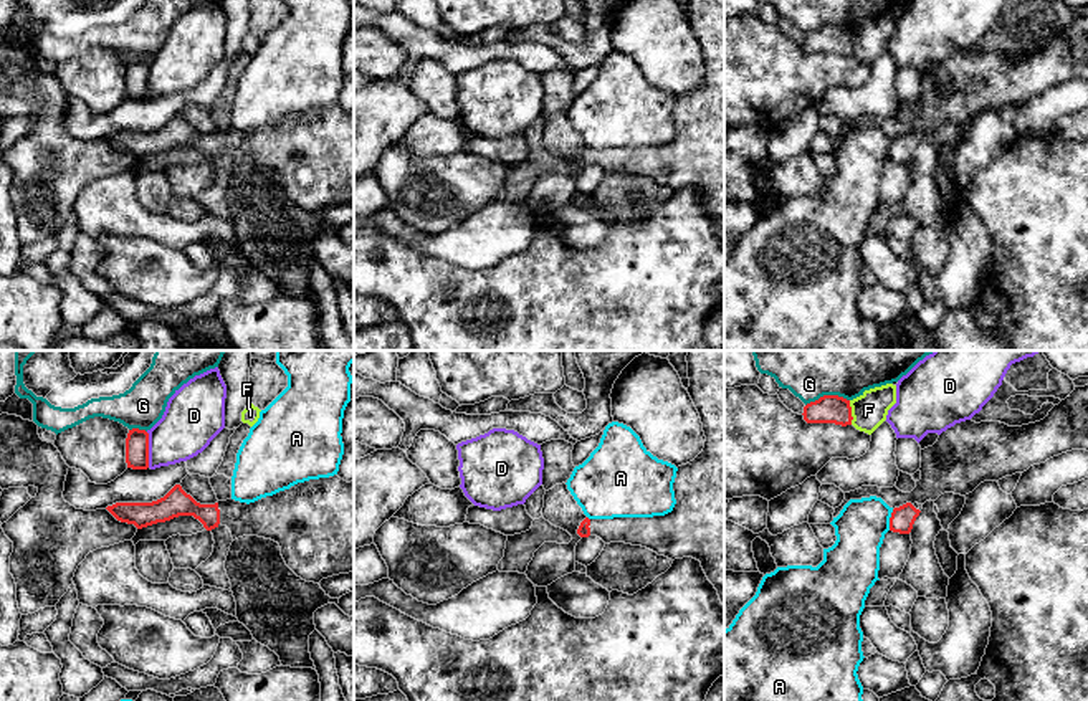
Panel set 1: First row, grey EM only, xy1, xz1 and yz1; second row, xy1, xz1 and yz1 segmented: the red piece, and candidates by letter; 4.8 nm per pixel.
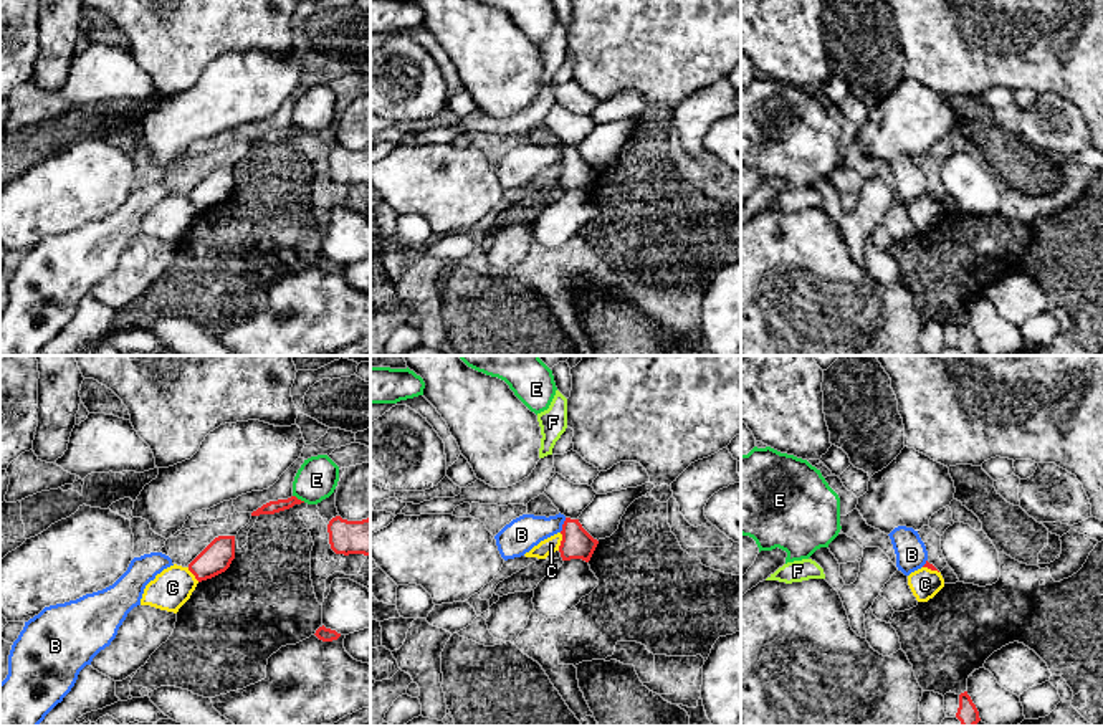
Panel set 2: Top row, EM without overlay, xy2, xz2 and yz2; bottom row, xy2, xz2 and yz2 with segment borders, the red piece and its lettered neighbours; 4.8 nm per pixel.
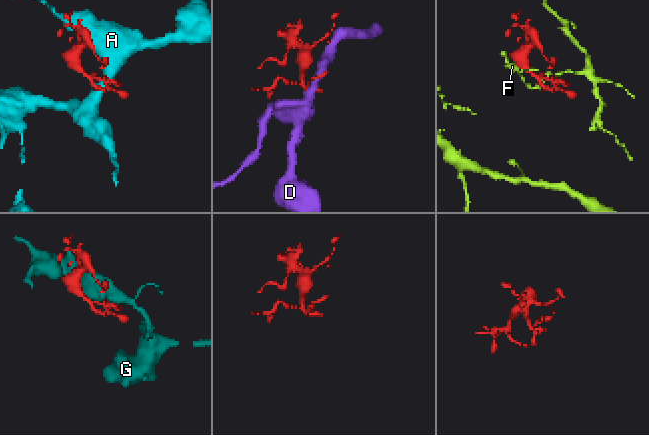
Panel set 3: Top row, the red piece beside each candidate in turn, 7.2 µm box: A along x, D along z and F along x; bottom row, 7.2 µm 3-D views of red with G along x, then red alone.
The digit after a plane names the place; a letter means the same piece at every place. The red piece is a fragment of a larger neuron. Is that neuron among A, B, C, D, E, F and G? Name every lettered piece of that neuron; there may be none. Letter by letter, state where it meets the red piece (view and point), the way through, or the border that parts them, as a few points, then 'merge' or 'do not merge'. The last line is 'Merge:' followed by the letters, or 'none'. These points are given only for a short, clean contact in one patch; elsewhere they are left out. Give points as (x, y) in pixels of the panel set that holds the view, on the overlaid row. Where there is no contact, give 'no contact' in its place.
A: contact yz1 (890, 519); border yz1 (893, 510), (888, 529); do not merge
B: contact xz2 (563, 525); border xz2 (566, 518), (559, 531); do not merge
C: contact xz2 (561, 541); border xz2 (561, 533), (558, 549); do not merge
D: contact xy1 (147, 450); do not merge
E: contact xy2 (300, 500); do not merge
F: contact yz1 (850, 412); do not merge
G: contact yz1 (827, 395); do not merge
Merge: none

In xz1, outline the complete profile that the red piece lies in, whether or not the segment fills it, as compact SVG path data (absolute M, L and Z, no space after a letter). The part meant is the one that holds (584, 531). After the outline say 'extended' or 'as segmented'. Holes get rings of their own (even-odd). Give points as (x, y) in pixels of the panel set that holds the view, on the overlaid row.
M688 350L686 362L688 393L699 413L706 441L693 461L678 466L673 483L676 499L673 511L653 517L585 517L577 534L580 537L597 536L605 544L642 546L671 560L693 557L701 562L724 605L724 350Z; extended

